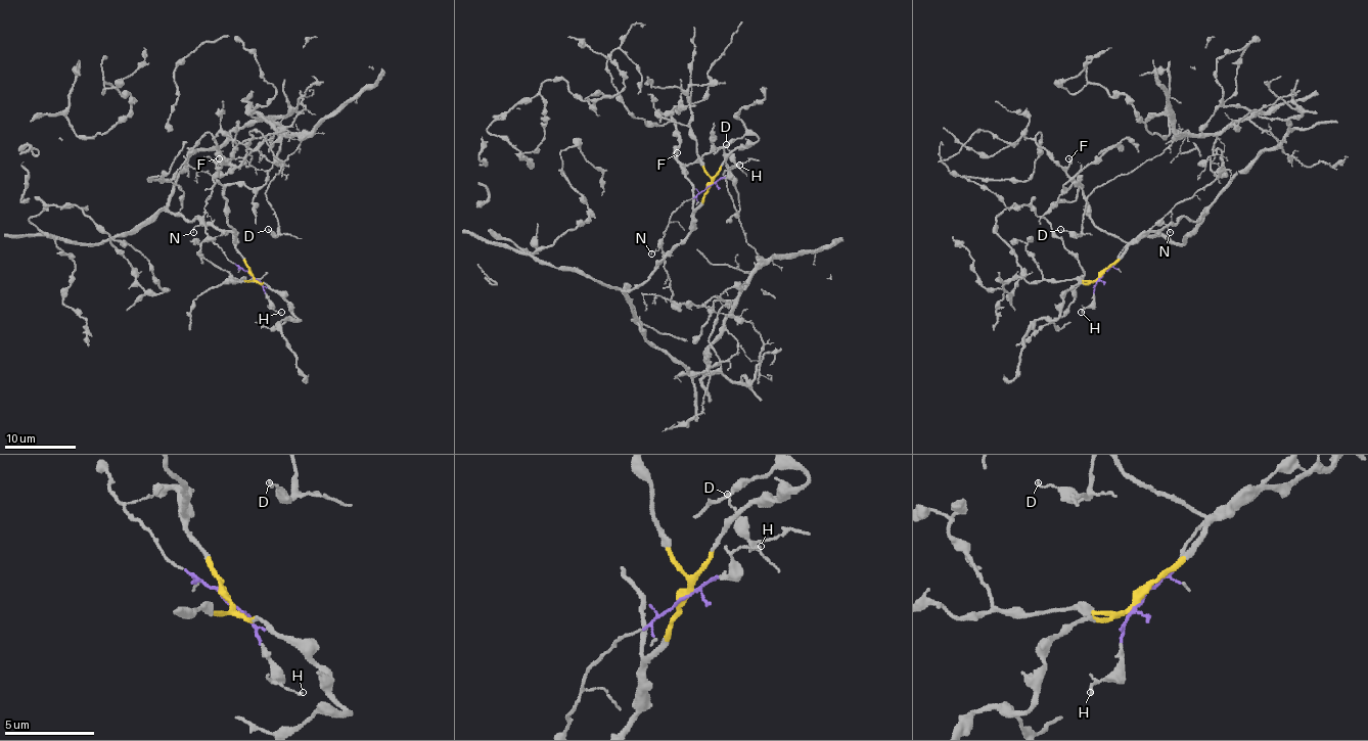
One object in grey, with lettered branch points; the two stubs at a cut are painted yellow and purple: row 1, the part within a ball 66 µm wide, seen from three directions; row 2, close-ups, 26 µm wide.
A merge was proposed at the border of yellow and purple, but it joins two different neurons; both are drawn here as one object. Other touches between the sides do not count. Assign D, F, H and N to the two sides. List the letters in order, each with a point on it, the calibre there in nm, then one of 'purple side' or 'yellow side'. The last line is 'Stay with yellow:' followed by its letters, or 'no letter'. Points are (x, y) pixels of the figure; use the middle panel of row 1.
D: (726, 144) | 100 nm | purple side
F: (677, 152) | 220 nm | yellow side
H: (739, 165) | 100 nm | purple side
N: (651, 253) | 120 nm | purple side
Stay with yellow: F

